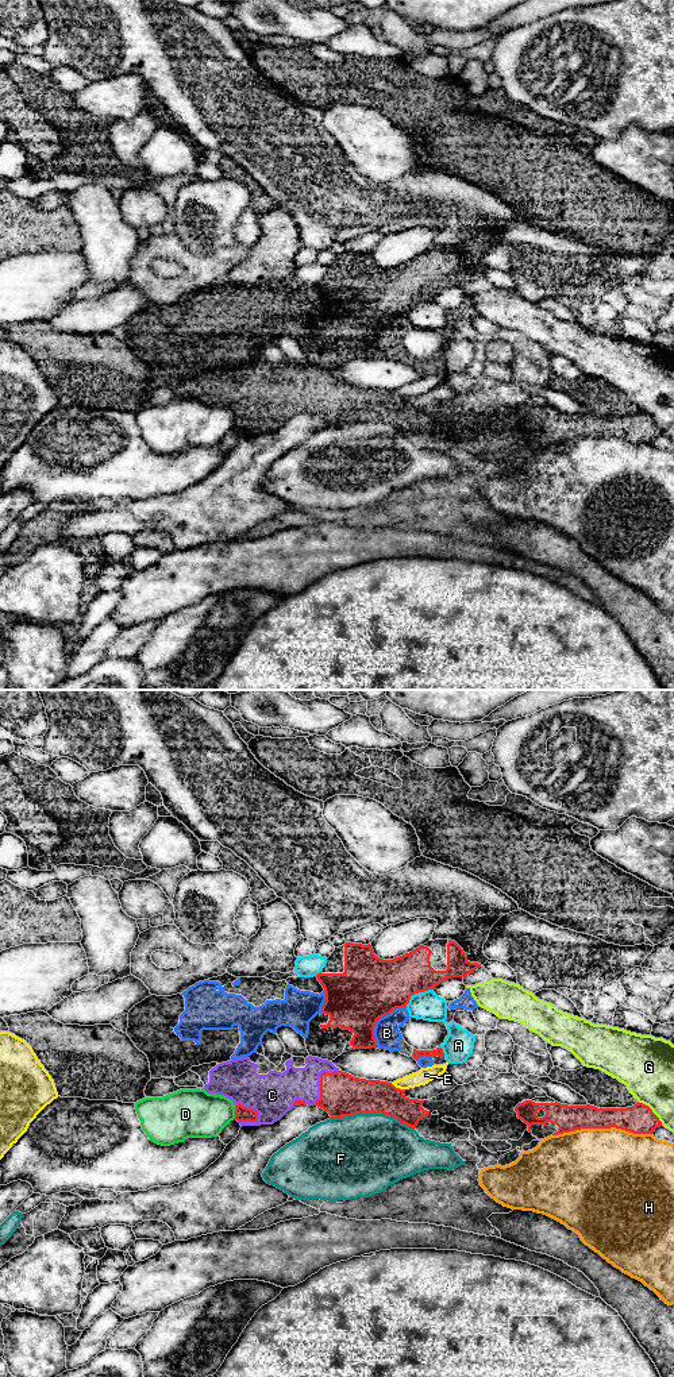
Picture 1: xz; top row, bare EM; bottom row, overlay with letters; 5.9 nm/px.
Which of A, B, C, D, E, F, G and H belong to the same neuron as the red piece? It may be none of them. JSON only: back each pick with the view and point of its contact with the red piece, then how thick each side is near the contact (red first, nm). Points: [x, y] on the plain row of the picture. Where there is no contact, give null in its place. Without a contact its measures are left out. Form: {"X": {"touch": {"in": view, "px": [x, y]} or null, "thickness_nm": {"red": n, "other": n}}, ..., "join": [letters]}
{"C": {"touch": {"in": "xz", "px": [320, 390]}, "thickness_nm": {"red": 260, "other": 200}}, "join": ["C"]}

